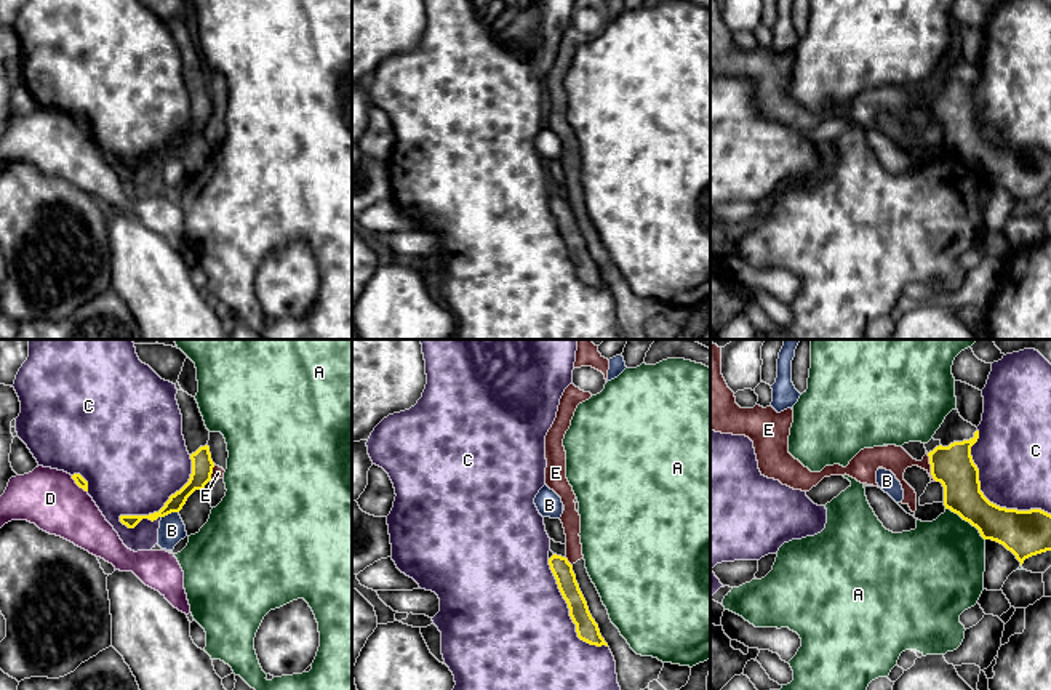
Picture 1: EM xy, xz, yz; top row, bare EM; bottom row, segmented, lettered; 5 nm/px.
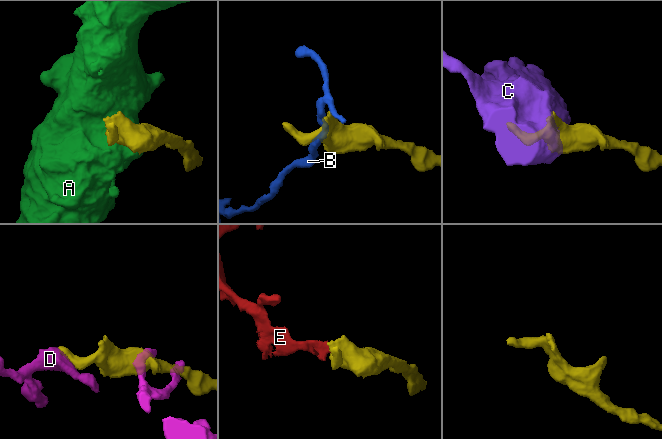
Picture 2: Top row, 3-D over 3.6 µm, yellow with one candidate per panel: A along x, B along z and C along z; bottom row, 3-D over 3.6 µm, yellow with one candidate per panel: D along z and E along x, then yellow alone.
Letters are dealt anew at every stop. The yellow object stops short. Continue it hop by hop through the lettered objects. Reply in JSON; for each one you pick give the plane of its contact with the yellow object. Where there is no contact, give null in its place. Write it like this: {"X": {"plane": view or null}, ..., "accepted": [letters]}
{"accepted": []}

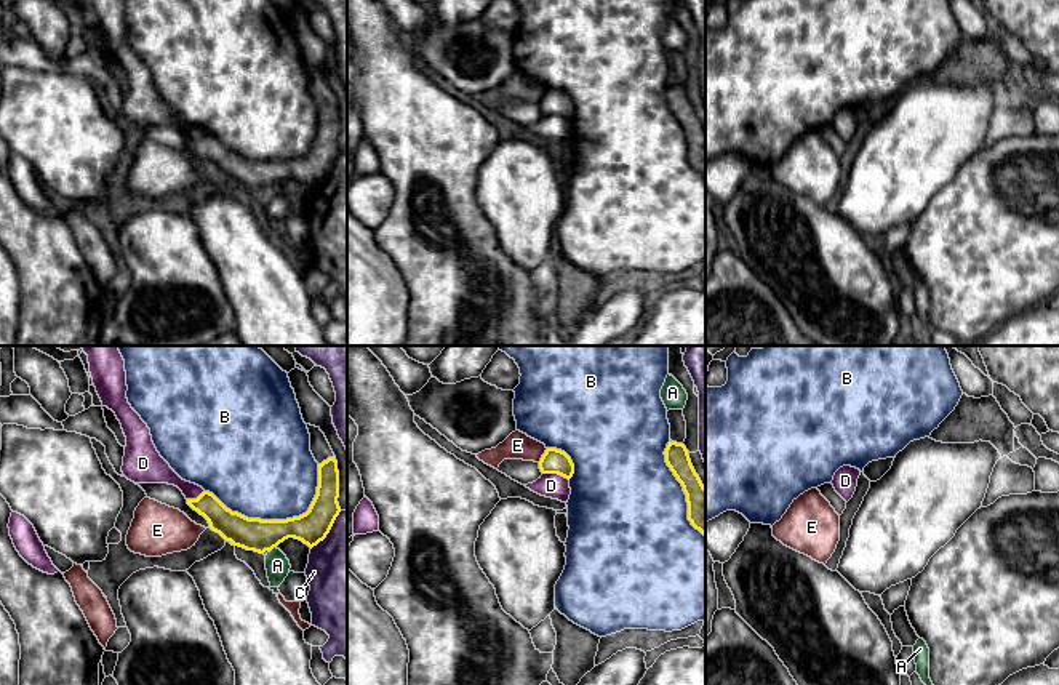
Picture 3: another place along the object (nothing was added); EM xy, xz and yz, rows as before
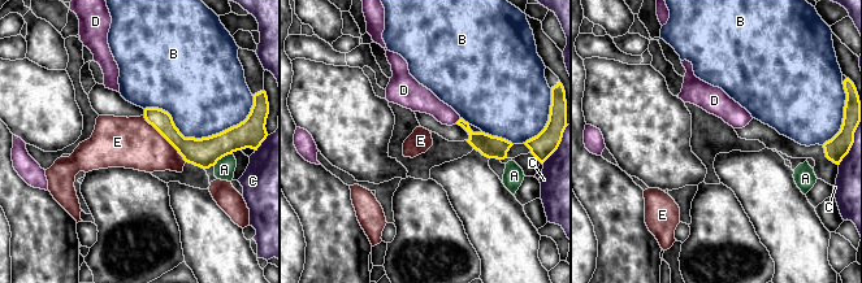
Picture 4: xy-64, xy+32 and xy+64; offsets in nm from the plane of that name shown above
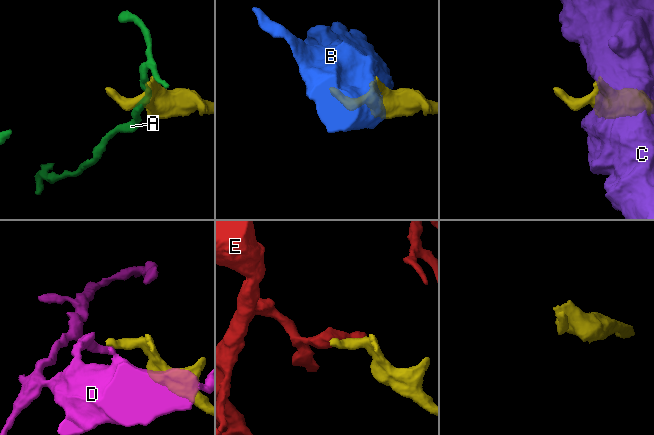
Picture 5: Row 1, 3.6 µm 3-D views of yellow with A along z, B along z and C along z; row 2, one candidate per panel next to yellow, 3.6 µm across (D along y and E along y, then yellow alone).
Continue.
{"accepted": []}

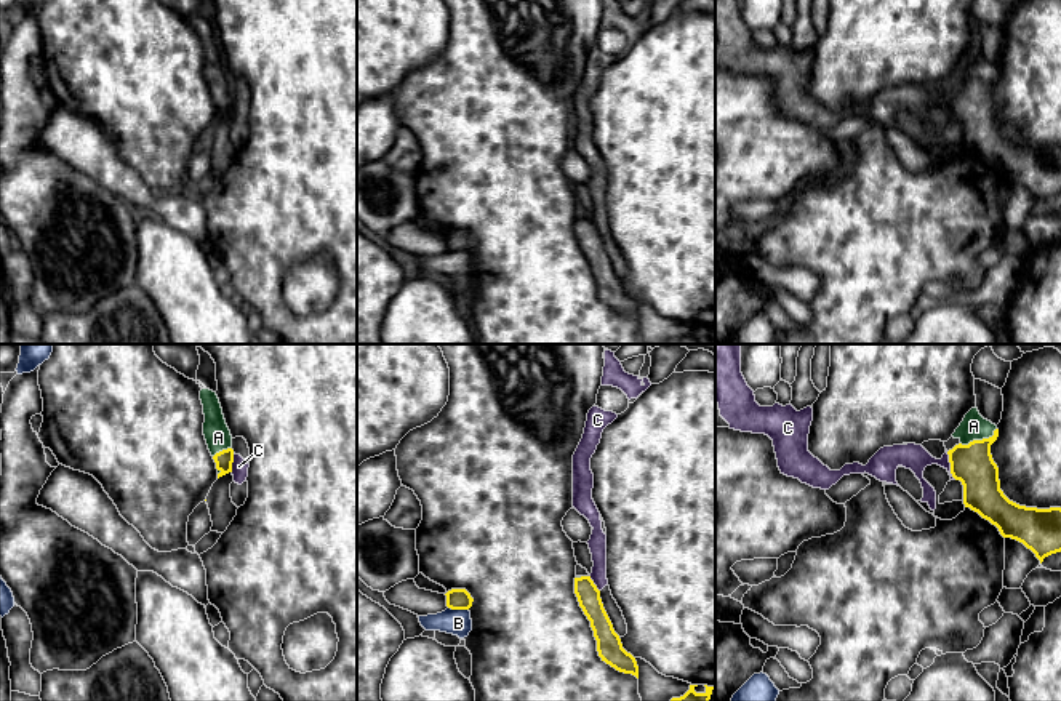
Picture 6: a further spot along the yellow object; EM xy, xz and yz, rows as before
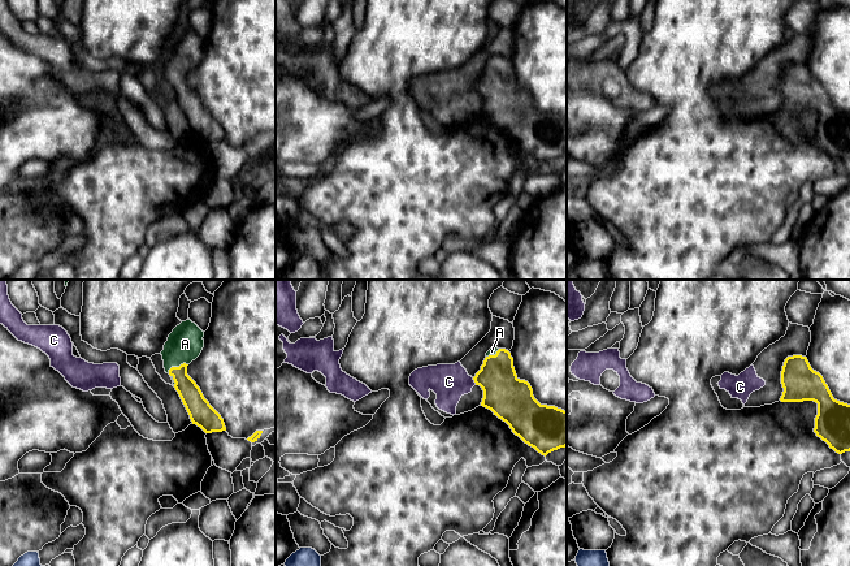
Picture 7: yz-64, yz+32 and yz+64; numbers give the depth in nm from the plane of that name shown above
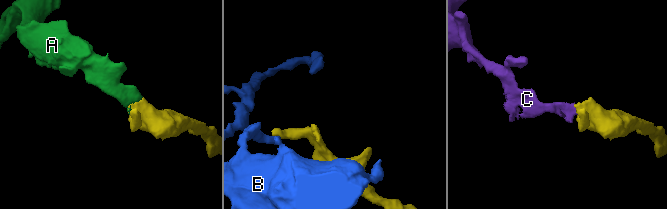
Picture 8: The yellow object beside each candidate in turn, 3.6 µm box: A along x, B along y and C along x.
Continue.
{"A": {"plane": "yz"}, "accepted": ["A"]}

